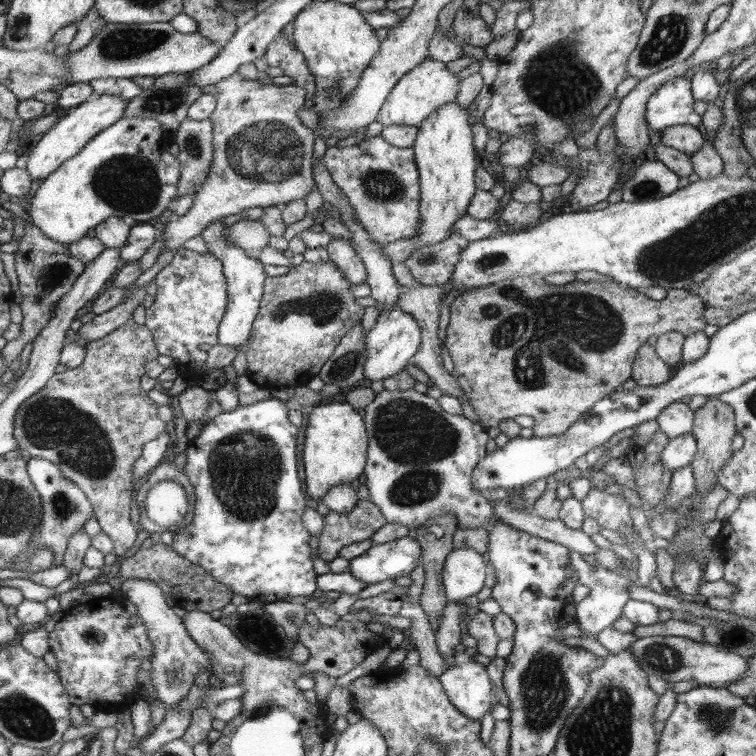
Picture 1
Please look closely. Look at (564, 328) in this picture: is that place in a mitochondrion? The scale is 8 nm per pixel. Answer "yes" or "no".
yes

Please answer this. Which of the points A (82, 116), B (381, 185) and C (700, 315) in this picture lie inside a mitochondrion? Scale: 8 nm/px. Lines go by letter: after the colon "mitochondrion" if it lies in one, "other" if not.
A: other
B: mitochondrion
C: other

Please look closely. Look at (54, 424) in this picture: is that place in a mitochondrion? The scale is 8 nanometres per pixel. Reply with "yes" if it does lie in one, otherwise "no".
yes

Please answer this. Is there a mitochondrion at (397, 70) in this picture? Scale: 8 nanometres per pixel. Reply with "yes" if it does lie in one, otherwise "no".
no

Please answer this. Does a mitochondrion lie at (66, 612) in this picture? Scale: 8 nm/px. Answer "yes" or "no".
no

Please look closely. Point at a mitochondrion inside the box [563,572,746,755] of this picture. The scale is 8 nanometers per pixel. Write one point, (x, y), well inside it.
(715, 718)

